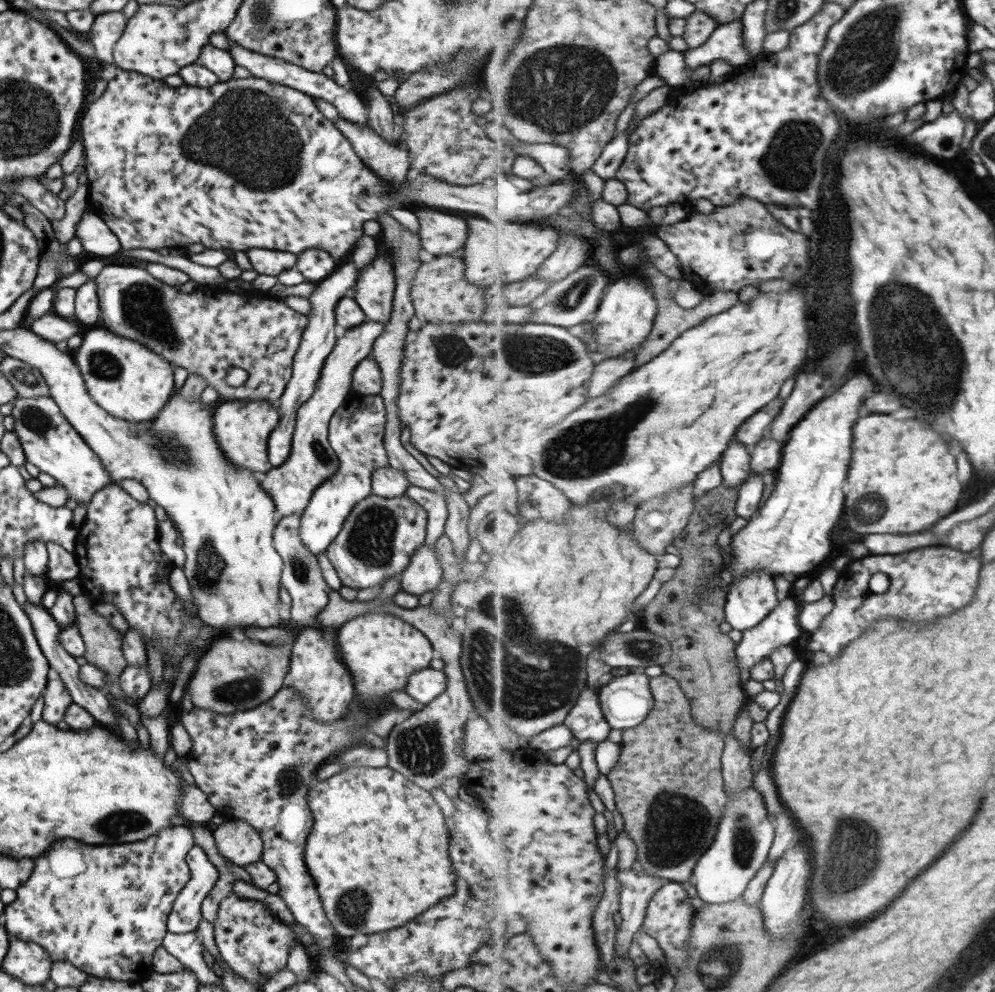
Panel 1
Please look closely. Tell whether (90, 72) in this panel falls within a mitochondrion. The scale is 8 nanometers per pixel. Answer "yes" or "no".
no

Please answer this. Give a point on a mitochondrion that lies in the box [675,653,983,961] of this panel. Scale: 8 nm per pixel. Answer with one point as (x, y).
(858, 857)

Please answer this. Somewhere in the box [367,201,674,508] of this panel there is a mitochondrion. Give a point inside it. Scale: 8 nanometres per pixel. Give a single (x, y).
(594, 444)

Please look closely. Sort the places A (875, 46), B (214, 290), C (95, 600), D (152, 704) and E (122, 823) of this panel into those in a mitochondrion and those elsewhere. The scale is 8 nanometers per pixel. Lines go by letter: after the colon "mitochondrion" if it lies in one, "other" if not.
A: mitochondrion
B: other
C: other
D: other
E: mitochondrion

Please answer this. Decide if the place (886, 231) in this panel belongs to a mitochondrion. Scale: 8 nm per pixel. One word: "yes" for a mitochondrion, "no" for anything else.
no

